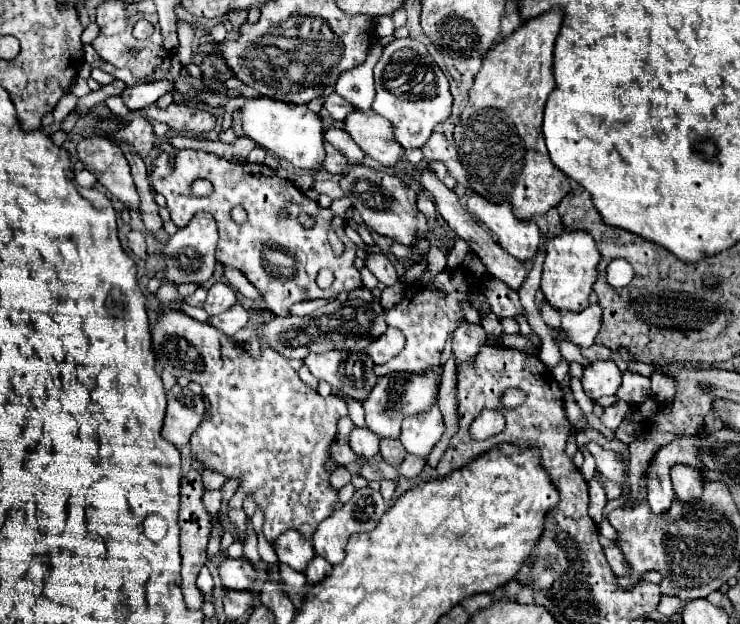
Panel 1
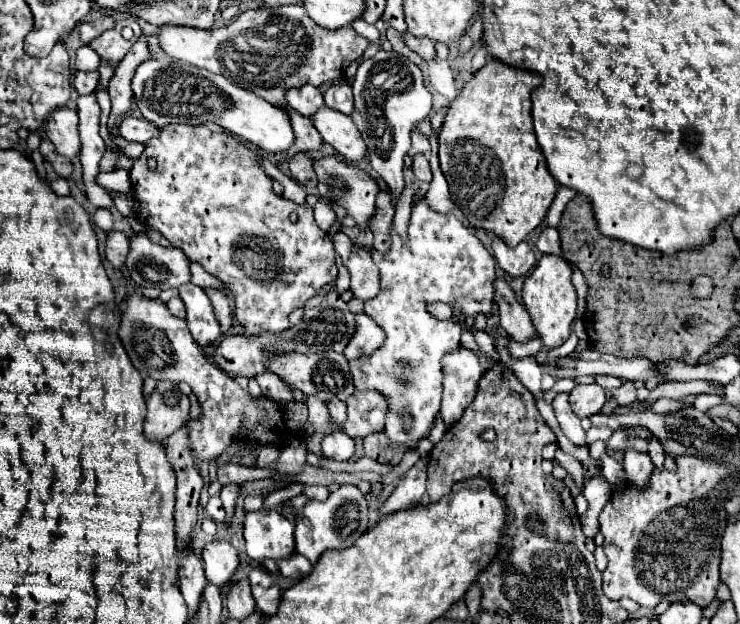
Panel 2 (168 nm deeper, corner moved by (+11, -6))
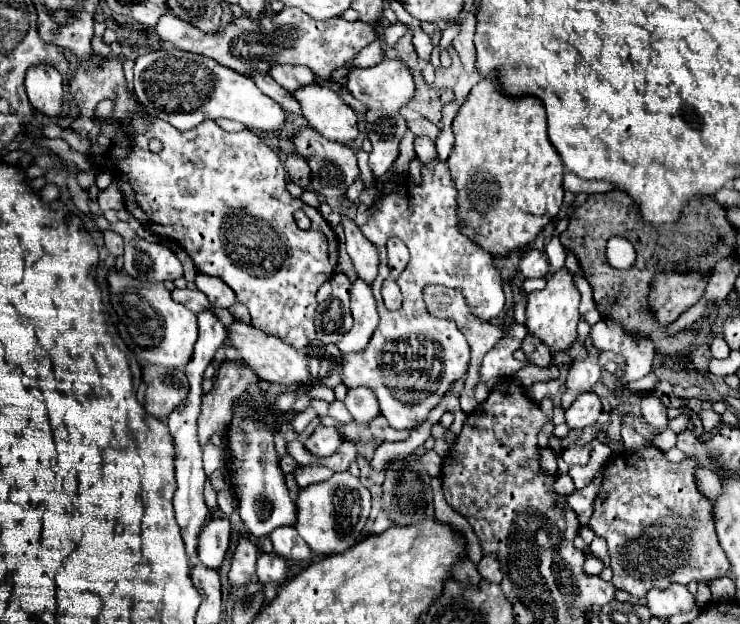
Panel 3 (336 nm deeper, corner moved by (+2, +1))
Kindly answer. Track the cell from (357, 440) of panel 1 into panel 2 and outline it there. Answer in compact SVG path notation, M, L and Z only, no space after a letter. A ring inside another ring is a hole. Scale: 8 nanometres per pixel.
M333 431L323 437L321 453L327 459L347 461L355 453L355 441L349 435L345 435L343 431Z

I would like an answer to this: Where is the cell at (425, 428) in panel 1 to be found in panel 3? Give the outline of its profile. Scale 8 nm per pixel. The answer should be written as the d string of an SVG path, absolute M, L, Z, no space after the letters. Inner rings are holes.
M424 166L422 176L424 176L424 182L422 182L420 188L414 188L414 184L410 180L404 182L402 186L396 188L396 192L388 194L378 204L378 210L372 216L372 220L366 222L364 226L360 226L362 234L380 252L380 272L378 272L378 278L372 284L372 292L374 292L374 298L376 298L378 314L380 314L380 324L378 324L370 344L362 352L344 356L344 370L342 370L342 380L344 380L344 384L348 388L368 386L368 388L372 388L376 392L382 416L396 430L412 430L414 426L418 426L420 420L414 418L414 412L430 412L440 402L440 398L452 388L452 384L456 384L458 380L464 378L464 374L468 370L468 360L470 360L470 348L468 348L468 342L466 342L464 334L458 330L458 326L452 320L436 318L426 310L426 304L422 300L422 288L428 286L428 284L442 284L442 286L448 286L448 288L462 290L462 294L466 296L466 304L482 320L496 318L498 314L504 312L504 304L506 304L506 296L504 296L504 288L502 288L502 276L500 276L500 270L496 268L494 256L490 252L482 250L482 246L476 240L472 240L470 236L464 234L462 220L456 216L458 214L458 200L456 200L458 192L456 192L456 186L454 186L454 182L450 178L450 172L448 170L438 170L436 172L436 170L430 170L430 168ZM390 236L400 238L410 250L410 262L402 270L402 274L396 278L396 284L400 286L400 292L404 296L402 308L396 310L396 312L388 312L384 308L384 302L382 302L382 296L380 296L382 282L390 274L388 258L386 258L386 240ZM486 314L490 318L486 318ZM426 354L430 354L430 360L434 360L434 364L430 362L430 366L428 366L426 360L422 360ZM434 370L442 370L440 376L436 376Z

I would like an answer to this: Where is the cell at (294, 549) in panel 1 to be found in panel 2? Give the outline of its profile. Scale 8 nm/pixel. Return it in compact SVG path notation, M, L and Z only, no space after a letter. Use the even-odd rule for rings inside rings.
M281 507L247 511L243 523L247 555L255 561L289 557L295 551L293 531L295 523L285 519Z

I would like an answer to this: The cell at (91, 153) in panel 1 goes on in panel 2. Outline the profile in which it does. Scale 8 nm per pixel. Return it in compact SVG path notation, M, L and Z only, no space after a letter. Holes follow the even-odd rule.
M59 109L45 121L45 135L57 147L57 151L69 159L81 151L81 139L77 133L77 113L73 109Z

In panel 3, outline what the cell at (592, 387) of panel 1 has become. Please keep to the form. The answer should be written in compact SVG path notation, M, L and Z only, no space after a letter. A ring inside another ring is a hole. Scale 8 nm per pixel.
M582 392L574 404L566 410L566 424L570 428L584 428L598 420L602 414L602 402L596 392Z

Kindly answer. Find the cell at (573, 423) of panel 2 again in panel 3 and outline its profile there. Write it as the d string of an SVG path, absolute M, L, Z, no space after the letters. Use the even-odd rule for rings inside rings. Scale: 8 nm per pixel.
M574 358L574 364L568 370L568 378L566 378L566 390L562 394L560 404L564 409L576 400L576 396L580 392L584 392L586 388L592 388L596 382L600 380L600 366L596 358Z

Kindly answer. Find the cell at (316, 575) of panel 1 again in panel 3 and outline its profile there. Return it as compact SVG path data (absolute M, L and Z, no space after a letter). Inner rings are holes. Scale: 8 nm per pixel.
M278 528L268 536L274 544L274 552L286 560L310 560L312 552L298 536L296 528Z

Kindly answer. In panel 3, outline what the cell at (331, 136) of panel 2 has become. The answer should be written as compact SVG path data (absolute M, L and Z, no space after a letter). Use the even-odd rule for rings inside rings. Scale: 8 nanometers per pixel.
M304 86L292 96L300 102L308 124L328 140L352 144L358 138L360 132L356 112L350 106L342 104L330 86Z

